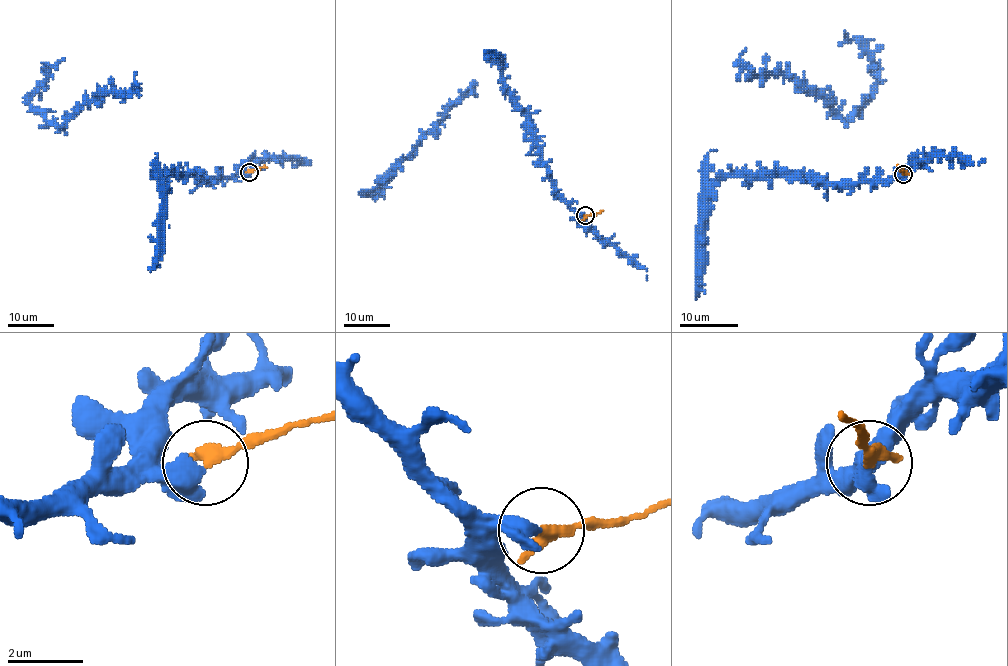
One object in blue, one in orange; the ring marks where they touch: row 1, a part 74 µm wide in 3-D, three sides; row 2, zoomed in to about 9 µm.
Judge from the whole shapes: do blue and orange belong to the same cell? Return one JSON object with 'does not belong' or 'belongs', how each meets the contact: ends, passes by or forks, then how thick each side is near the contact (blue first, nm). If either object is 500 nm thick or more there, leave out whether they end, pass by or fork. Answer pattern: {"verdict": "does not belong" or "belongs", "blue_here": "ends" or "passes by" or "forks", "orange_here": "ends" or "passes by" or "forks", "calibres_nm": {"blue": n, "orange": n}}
{"verdict": "does not belong", "blue_here": "ends", "orange_here": "ends", "calibres_nm": {"blue": 480, "orange": 400}}

